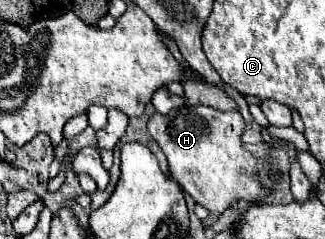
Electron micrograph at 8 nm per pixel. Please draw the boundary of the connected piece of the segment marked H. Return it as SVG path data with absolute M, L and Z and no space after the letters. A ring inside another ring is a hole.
M184 105L170 115L154 113L148 121L148 133L164 151L172 177L182 189L210 213L222 215L236 201L264 201L272 191L262 185L258 175L258 159L244 149L242 133L246 121L240 113L222 113L210 107Z

